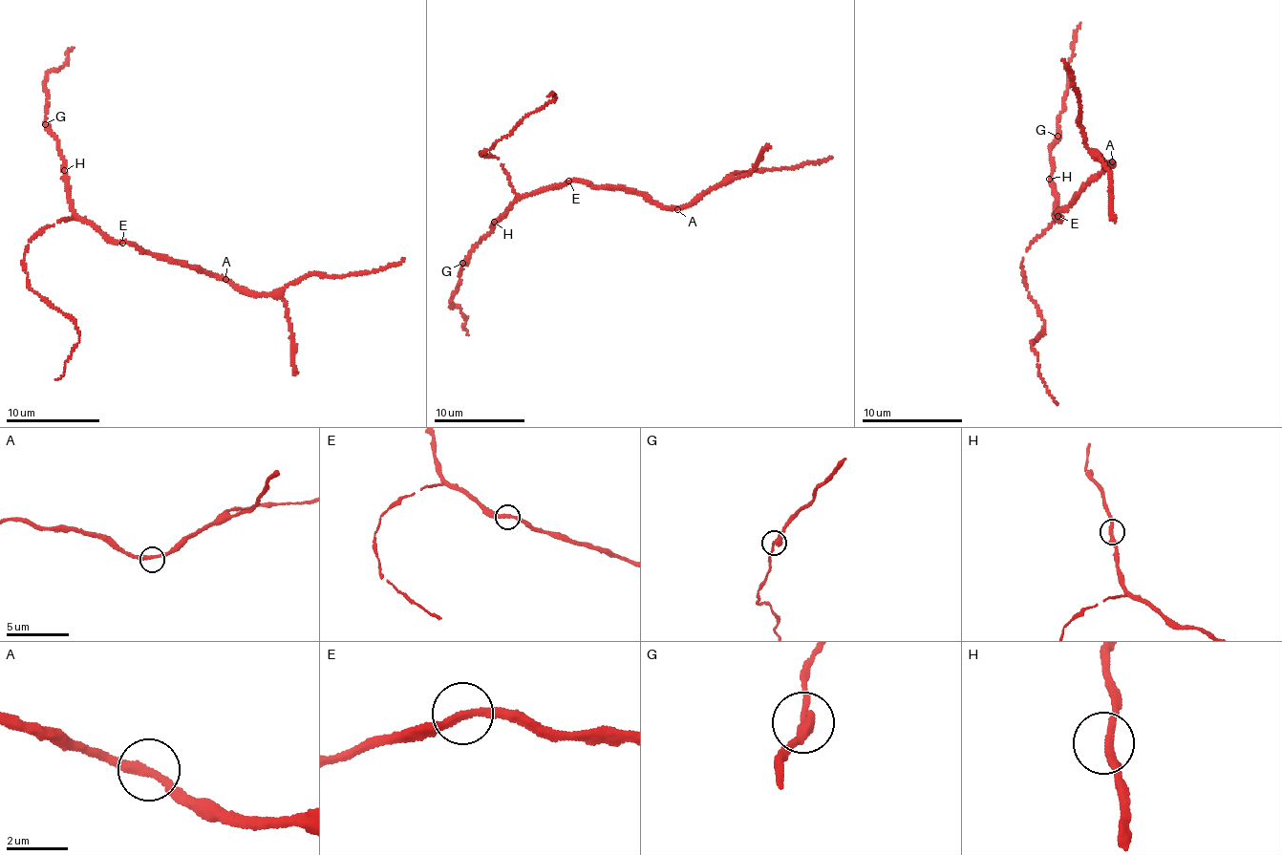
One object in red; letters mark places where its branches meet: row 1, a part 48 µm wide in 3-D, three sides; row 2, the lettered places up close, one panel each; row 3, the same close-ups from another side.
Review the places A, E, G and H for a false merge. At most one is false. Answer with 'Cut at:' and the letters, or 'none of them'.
Cut at: G

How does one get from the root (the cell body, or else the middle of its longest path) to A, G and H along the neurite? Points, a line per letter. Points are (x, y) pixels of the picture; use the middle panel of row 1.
A: (568, 183), (571, 181), (647, 194), (653, 201), (677, 209)
G: (568, 183), (552, 184), (533, 191), (513, 203), (504, 217), (494, 224), (489, 234), (463, 262)
H: (568, 183), (552, 184), (533, 191), (513, 203), (504, 217), (494, 222)

